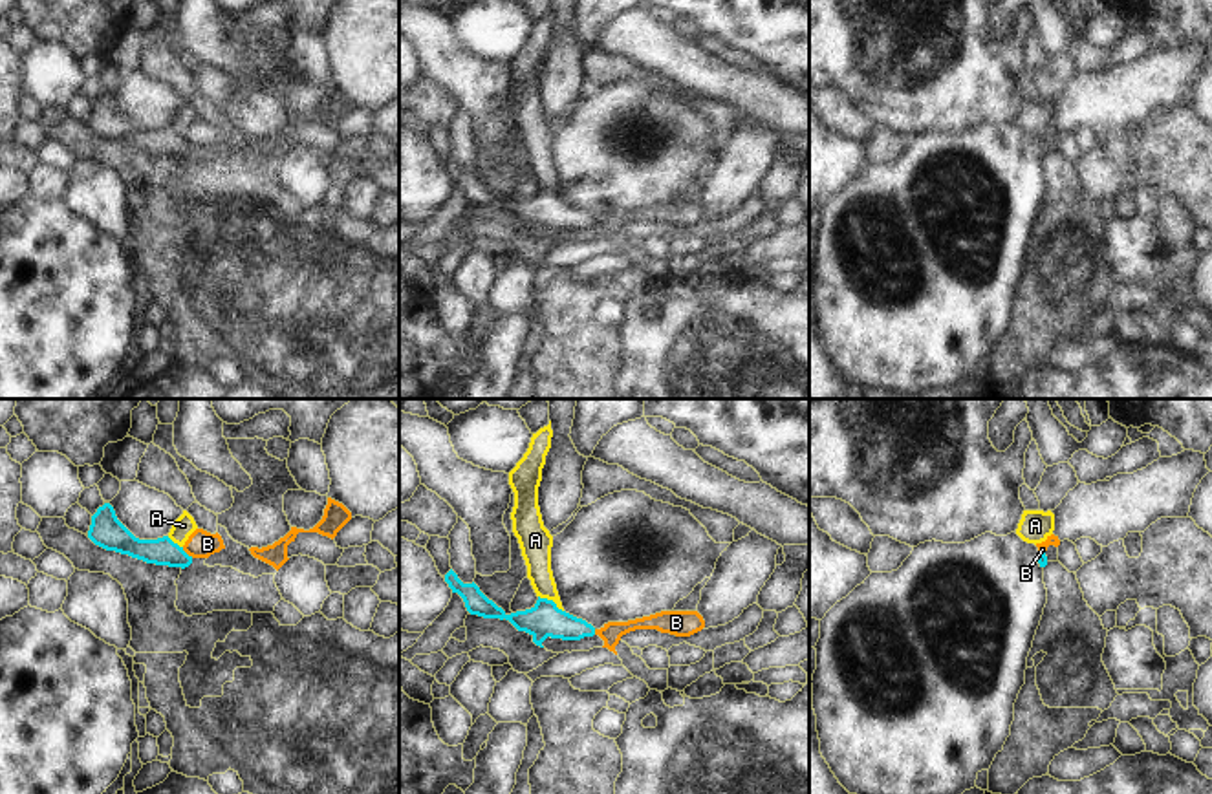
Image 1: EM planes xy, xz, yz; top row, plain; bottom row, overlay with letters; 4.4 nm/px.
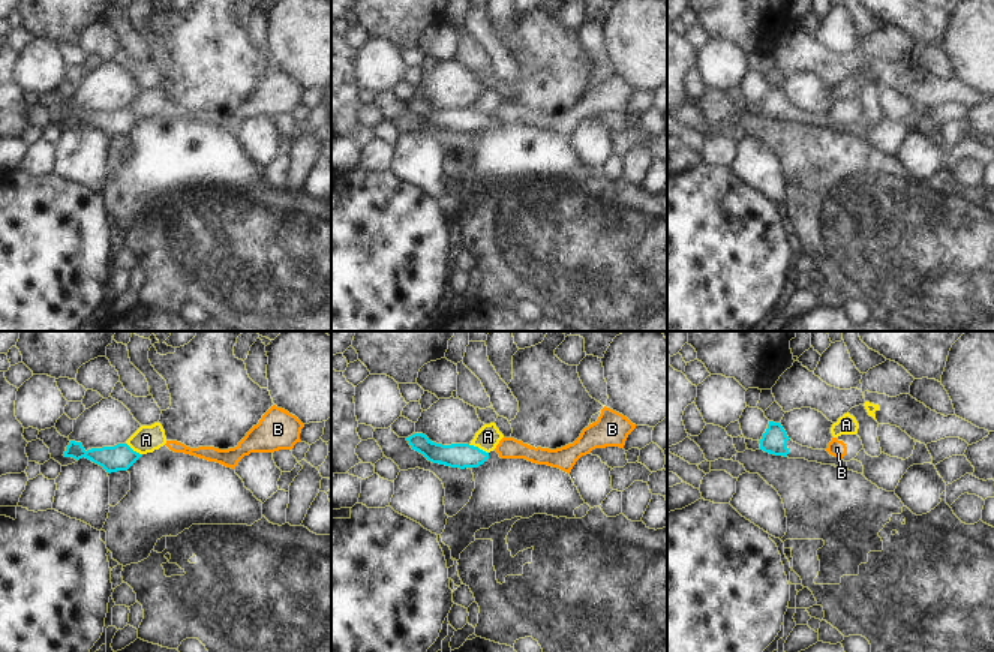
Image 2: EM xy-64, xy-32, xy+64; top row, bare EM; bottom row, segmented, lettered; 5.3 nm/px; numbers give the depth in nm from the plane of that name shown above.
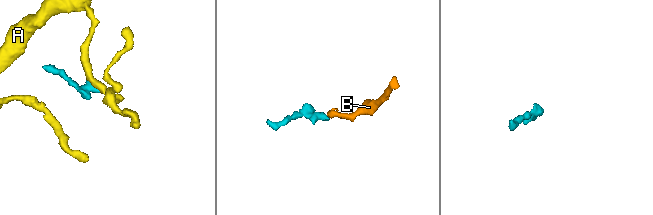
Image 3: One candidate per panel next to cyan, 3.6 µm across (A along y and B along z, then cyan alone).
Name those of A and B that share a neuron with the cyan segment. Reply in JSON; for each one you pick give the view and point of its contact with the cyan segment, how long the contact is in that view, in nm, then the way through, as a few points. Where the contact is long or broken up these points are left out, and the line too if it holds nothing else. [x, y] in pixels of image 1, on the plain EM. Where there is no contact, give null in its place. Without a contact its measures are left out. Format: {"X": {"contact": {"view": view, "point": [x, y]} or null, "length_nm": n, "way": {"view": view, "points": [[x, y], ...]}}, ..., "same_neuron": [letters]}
{"same_neuron": []}

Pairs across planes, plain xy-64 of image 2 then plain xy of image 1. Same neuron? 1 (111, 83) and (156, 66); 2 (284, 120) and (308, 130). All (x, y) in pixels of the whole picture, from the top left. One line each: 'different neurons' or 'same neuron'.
1: different neurons
2: same neuron

